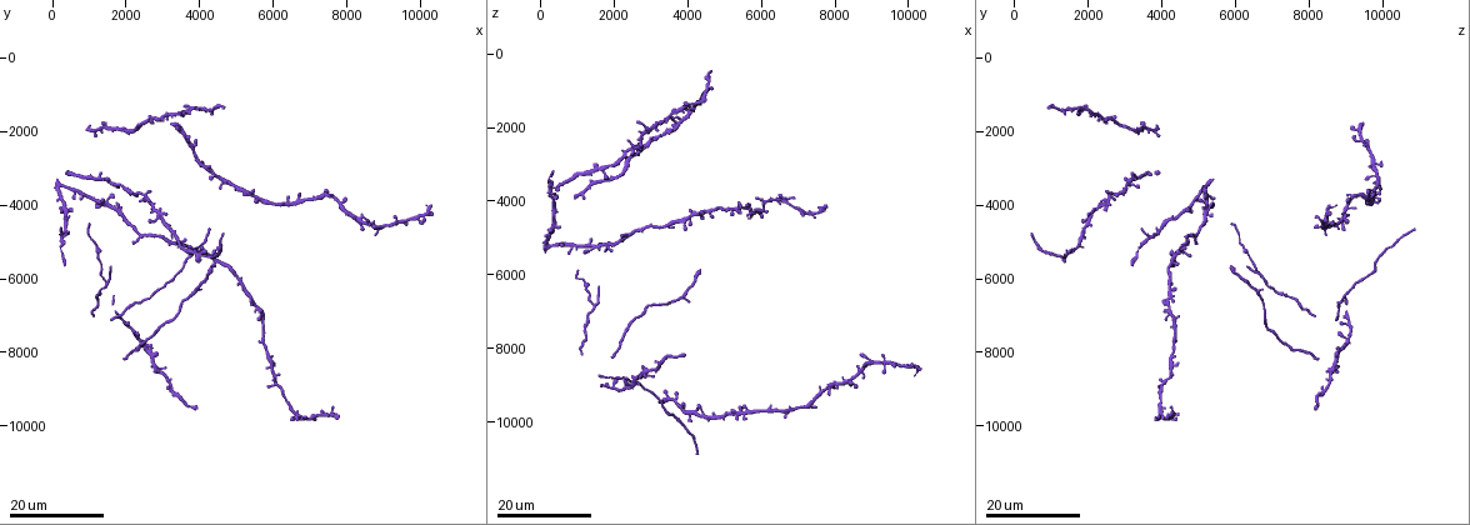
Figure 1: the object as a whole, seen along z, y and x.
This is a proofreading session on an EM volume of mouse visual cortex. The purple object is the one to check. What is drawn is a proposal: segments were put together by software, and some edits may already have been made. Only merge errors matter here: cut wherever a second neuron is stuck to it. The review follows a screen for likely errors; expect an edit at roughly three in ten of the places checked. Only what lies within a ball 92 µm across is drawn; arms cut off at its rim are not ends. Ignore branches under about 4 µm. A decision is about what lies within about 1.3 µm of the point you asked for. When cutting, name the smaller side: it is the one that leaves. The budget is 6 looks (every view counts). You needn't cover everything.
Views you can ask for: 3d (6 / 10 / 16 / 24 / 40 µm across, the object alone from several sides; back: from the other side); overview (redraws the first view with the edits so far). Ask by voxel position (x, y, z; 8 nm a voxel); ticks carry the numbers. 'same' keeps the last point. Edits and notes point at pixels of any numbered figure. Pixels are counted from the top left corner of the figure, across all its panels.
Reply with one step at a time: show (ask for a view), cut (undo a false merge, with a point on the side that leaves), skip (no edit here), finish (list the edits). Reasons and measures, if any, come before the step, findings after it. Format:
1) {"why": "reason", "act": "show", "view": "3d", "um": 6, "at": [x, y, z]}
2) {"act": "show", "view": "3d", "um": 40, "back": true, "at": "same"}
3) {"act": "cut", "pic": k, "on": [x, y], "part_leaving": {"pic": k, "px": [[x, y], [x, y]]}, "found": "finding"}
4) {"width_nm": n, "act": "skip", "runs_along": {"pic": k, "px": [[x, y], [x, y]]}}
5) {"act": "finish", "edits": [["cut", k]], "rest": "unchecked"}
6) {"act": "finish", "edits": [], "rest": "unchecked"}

{"why": "four or more arms meet", "act": "show", "view": "3d", "um": 24, "at": [1400, 4000, 5200]}

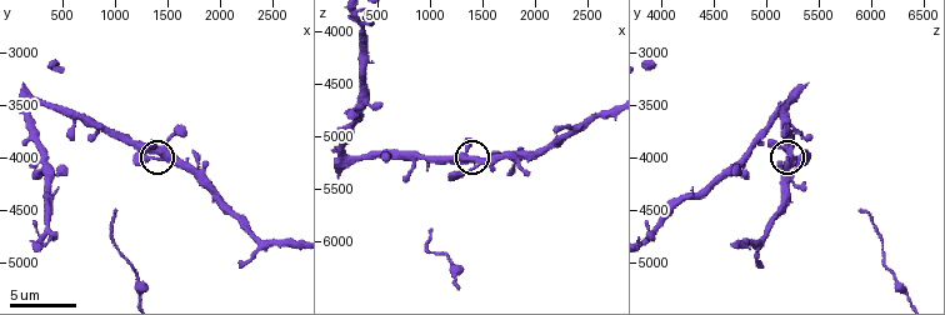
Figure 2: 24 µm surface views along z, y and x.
{"why": "zoom in", "act": "show", "view": "3d", "um": 10, "at": [1420, 3920, 5220]}

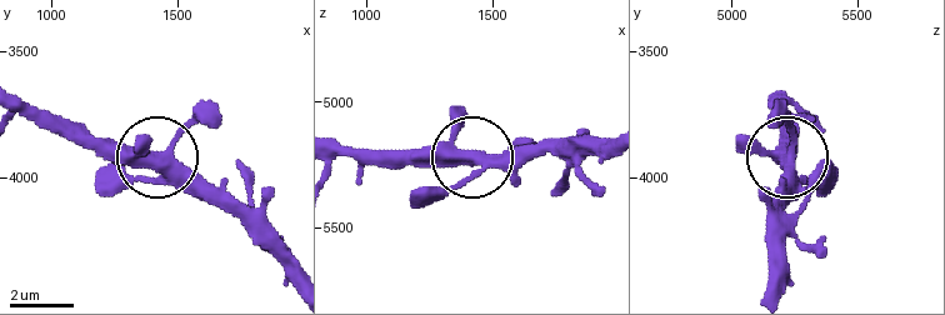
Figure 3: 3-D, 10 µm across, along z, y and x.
{"arms": 5, "act": "skip", "found": "continuous, no second neuron"}

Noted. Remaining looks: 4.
{"why": "three arms meet", "act": "show", "view": "3d", "um": 24, "at": [1500, 6000, 6800]}

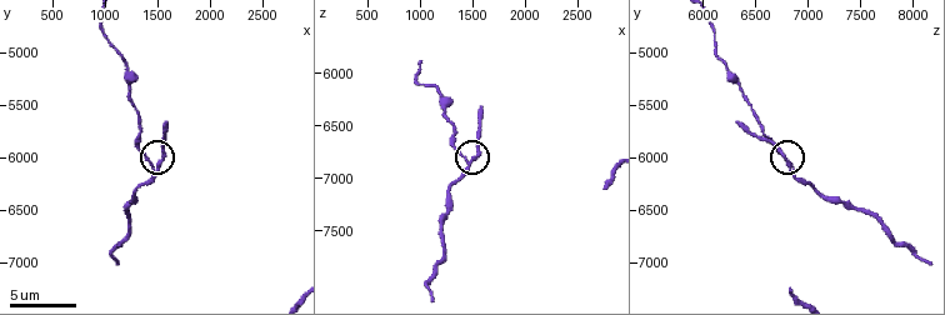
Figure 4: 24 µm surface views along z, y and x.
{"act": "show", "view": "3d", "um": 10, "at": [1500, 6100, 6840]}

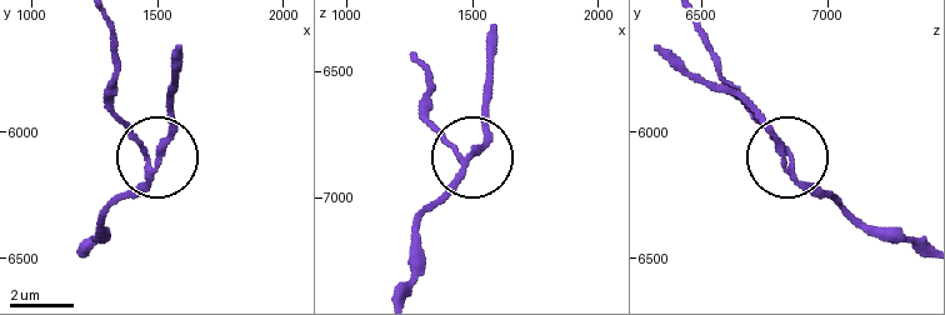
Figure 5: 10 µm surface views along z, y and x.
{"width_nm": 170, "act": "cut", "pic": 5, "on": [133, 134], "found": "a second neuron is stuck on"}

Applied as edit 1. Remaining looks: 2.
{"act": "finish", "edits": [["cut", 5]], "rest": "unchecked"}

